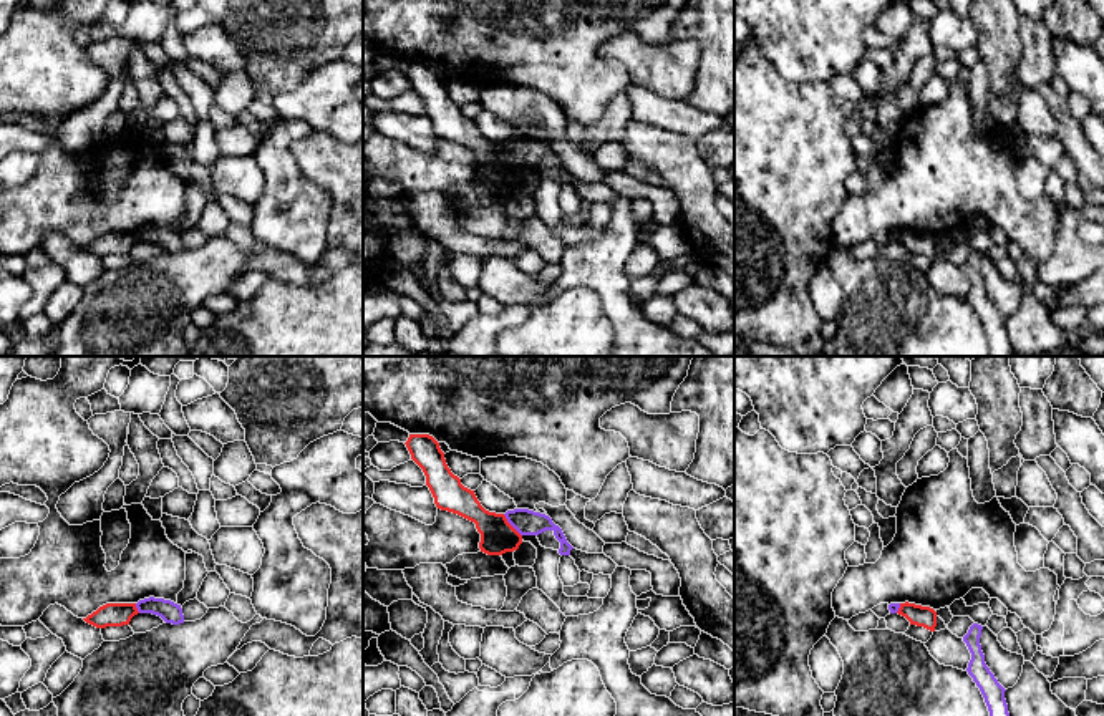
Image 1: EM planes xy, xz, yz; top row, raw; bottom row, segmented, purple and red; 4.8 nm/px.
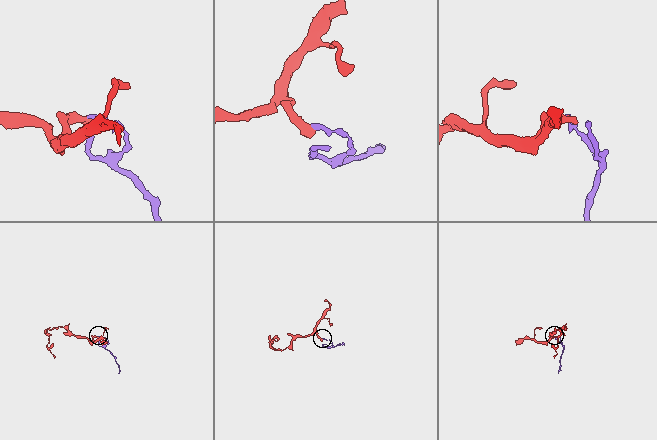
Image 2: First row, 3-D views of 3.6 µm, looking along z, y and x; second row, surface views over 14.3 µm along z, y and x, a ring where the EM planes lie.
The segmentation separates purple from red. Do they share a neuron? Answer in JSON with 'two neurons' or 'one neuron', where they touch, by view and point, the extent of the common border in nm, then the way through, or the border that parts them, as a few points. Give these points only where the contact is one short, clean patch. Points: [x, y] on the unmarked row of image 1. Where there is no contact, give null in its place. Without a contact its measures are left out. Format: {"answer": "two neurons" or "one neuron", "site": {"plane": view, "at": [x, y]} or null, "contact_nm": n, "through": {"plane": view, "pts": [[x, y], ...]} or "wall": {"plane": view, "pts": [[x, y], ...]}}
{"answer": "one neuron", "site": {"plane": "xz", "at": [511, 153]}, "contact_nm": 140, "through": {"plane": "xz", "pts": [[527, 151], [511, 153], [498, 164]]}}

